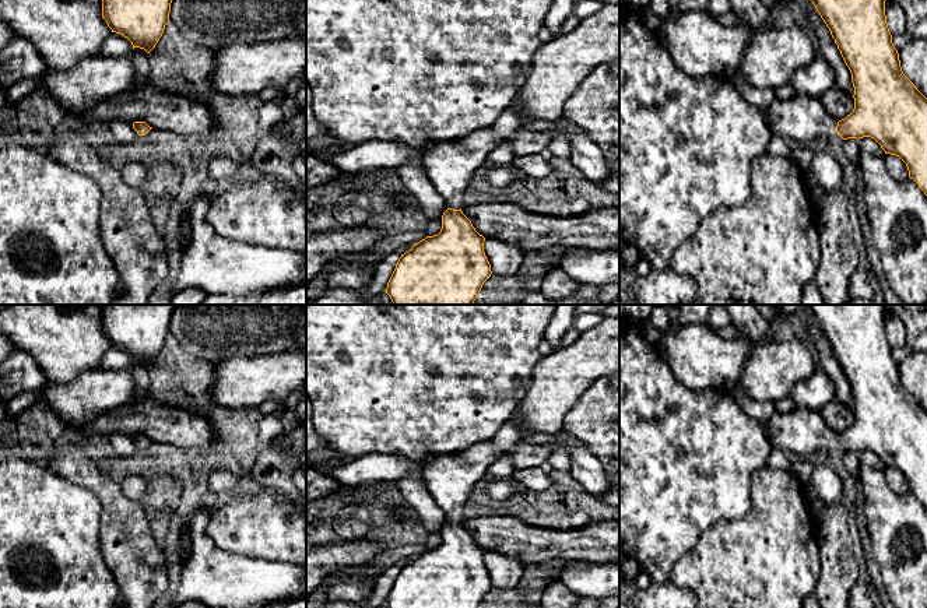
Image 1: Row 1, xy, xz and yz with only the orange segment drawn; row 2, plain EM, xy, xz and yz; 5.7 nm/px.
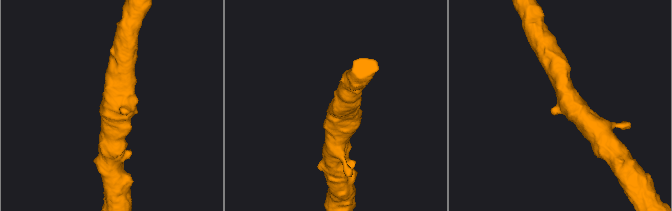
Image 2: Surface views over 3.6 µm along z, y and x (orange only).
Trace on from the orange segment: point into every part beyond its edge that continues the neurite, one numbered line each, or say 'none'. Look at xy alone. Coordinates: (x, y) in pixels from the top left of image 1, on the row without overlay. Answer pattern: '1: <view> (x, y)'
none

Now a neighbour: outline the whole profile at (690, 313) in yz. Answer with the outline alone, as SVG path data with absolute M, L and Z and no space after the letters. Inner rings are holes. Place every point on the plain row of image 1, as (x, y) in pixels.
M682 305L681 314L675 321L671 321L670 327L663 331L663 337L667 333L671 333L677 330L681 326L688 326L688 324L696 324L696 323L706 323L709 319L710 310L719 305Z

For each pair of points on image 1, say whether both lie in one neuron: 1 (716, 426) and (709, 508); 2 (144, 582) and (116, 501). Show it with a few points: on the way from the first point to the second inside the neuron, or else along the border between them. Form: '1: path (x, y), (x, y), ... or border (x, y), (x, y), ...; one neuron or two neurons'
1: path (709, 446), (709, 488); one neuron
2: path (137, 562), (126, 543), (123, 520); one neuron

